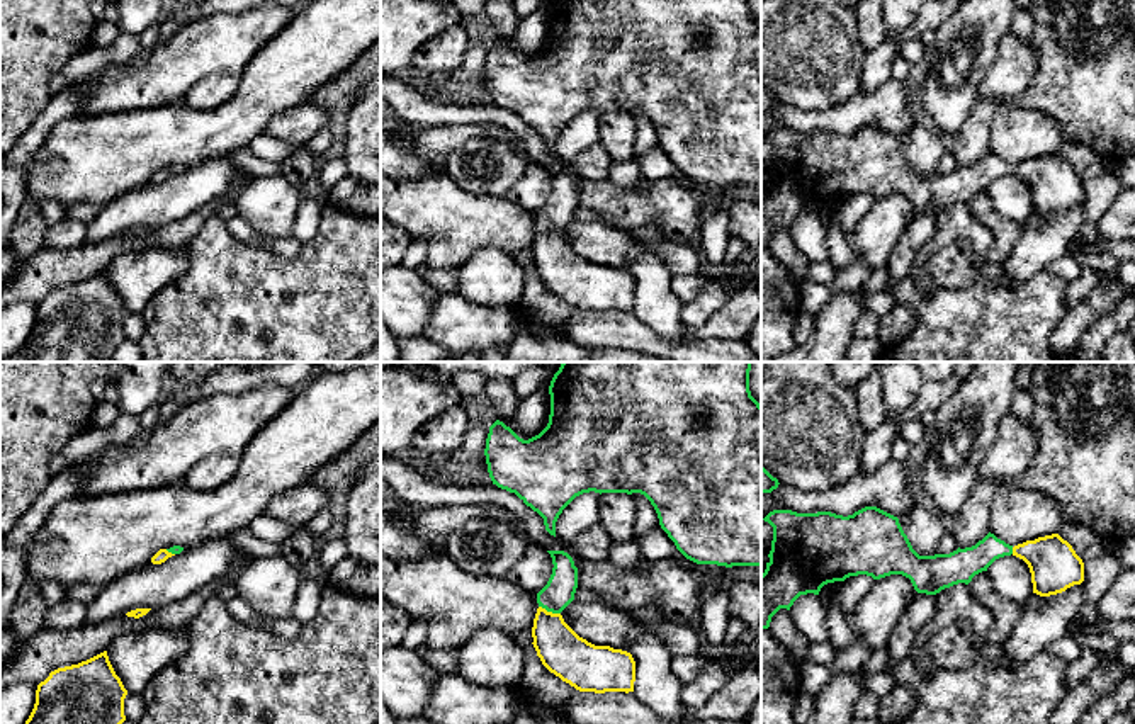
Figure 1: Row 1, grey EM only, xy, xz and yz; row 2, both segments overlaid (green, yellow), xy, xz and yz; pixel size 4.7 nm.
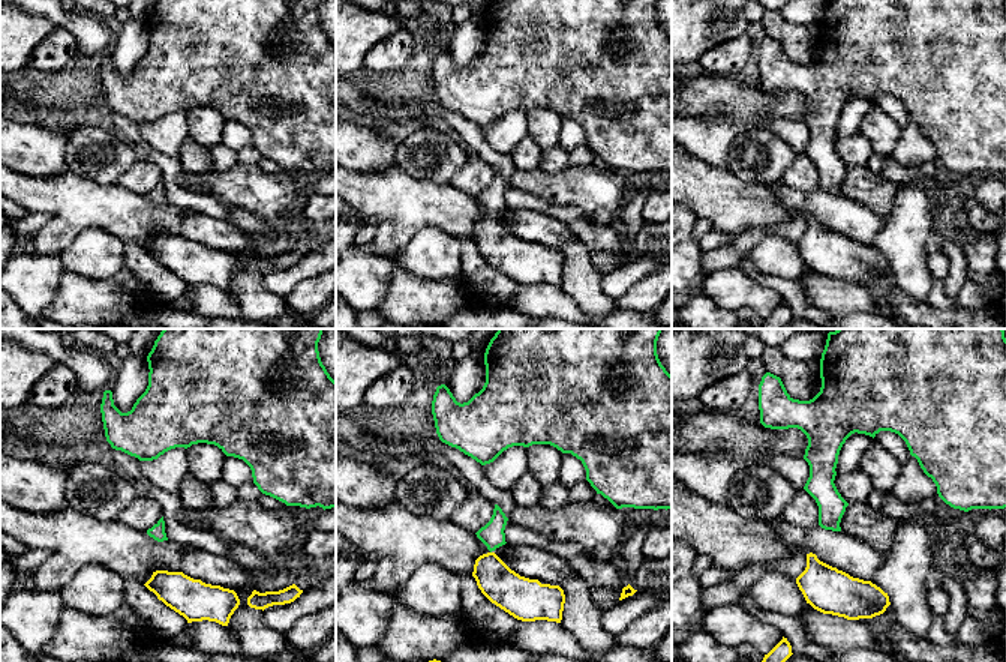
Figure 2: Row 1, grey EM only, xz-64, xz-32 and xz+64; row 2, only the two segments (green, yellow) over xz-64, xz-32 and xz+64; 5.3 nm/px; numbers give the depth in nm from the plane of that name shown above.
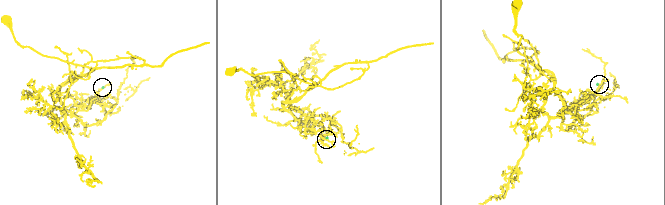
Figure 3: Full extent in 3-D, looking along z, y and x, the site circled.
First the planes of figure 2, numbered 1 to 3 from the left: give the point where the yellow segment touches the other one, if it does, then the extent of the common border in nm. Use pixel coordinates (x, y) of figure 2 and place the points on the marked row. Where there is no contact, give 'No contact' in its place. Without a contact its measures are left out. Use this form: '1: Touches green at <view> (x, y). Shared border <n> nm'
1: No contact
2: No contact
3: No contact

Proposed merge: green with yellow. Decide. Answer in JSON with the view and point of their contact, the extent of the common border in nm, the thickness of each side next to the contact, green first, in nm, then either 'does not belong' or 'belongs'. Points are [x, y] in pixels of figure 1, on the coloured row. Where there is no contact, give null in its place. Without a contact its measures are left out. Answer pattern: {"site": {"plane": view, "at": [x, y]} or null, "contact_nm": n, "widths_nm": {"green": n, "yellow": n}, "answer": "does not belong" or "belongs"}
{"site": {"plane": "xz", "at": [549, 610]}, "contact_nm": 110, "widths_nm": {"green": 150, "yellow": 220}, "answer": "belongs"}

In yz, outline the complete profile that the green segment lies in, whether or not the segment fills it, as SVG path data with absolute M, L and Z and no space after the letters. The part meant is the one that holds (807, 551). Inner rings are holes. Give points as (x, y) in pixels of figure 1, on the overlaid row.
M865 506L848 517L831 512L773 510L763 520L773 527L773 540L768 554L770 561L761 574L761 629L770 627L771 617L780 608L790 610L800 595L819 595L824 585L858 574L873 580L902 574L911 580L918 593L936 595L958 583L968 585L975 574L987 571L996 559L1013 554L1028 564L1033 593L1040 597L1062 593L1084 581L1082 559L1059 534L1013 547L989 532L972 547L958 547L950 554L919 556L904 534L899 518L877 506Z

